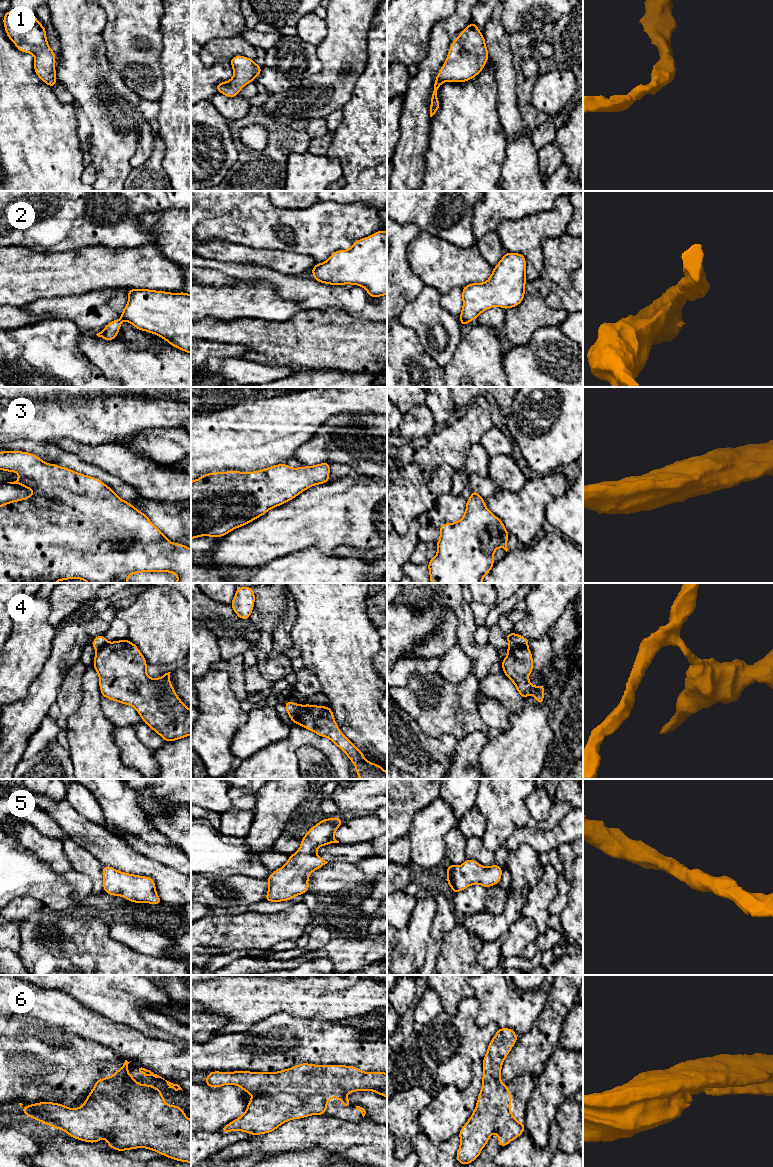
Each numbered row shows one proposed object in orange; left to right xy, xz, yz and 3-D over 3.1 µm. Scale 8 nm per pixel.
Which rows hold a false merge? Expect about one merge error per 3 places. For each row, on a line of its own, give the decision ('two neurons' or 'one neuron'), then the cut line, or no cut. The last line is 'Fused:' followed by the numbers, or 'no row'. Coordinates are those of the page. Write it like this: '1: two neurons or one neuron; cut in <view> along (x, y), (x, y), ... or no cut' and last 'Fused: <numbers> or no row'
1: one neuron; no cut
2: two neurons; cut in xy along (120, 317), (122, 319)
3: one neuron; no cut
4: two neurons; cut in yz along (527, 645), (508, 648)
5: one neuron; no cut
6: one neuron; no cut
Fused: 2, 4

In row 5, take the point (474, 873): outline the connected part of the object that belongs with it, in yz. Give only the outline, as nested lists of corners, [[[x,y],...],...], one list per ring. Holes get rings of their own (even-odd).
[[[466,859],[460,866],[447,864],[446,880],[455,894],[474,884],[484,888],[497,885],[501,881],[502,872],[503,869],[497,863],[485,867],[476,860]]]

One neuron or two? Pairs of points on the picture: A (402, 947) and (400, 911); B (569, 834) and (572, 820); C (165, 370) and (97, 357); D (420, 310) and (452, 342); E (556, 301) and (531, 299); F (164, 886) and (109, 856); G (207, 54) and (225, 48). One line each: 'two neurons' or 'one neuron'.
A: two neurons
B: one neuron
C: one neuron
D: one neuron
E: two neurons
F: one neuron
G: one neuron

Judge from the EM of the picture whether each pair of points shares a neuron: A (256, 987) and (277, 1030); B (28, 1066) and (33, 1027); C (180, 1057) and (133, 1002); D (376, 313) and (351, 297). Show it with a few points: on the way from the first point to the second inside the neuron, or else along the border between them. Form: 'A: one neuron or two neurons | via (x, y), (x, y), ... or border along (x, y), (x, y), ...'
A: two neurons | border along (294, 1015), (275, 1013), (250, 1027)
B: two neurons | border along (10, 1037), (38, 1036), (54, 1044)
C: two neurons | border along (153, 1037), (165, 1041)
D: one neuron | via (370, 308), (357, 302)

